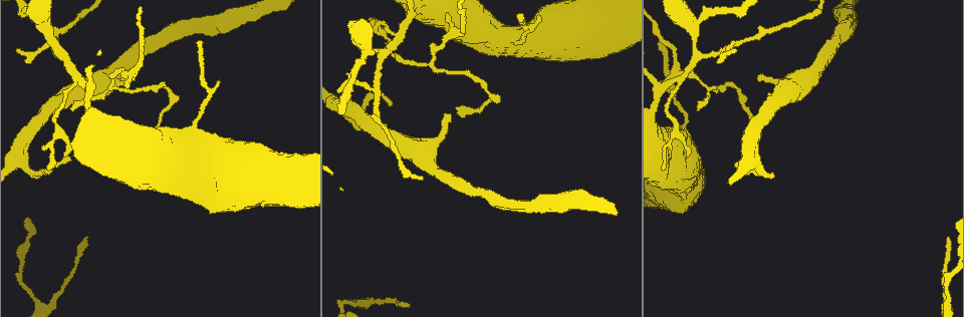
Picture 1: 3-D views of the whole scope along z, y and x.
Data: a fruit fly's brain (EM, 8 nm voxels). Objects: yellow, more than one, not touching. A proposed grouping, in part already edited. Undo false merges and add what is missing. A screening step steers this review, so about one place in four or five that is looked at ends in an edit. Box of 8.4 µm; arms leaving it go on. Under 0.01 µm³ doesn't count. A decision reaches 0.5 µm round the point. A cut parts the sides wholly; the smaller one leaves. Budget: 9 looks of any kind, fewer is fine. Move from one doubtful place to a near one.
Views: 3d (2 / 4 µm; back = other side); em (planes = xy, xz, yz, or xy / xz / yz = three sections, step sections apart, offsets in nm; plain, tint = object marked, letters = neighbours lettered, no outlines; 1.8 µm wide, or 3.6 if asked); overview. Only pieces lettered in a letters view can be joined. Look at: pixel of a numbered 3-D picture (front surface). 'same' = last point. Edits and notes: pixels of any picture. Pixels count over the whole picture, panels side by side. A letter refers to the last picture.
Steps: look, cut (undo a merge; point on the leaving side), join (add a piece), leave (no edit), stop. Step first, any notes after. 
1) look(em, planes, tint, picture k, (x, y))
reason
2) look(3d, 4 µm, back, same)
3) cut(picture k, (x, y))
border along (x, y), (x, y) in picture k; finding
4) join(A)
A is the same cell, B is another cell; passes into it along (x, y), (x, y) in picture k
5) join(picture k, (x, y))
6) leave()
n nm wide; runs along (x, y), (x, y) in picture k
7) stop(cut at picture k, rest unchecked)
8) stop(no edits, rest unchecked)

look(3d, 4 µm, picture 1, (772, 173))
an open end

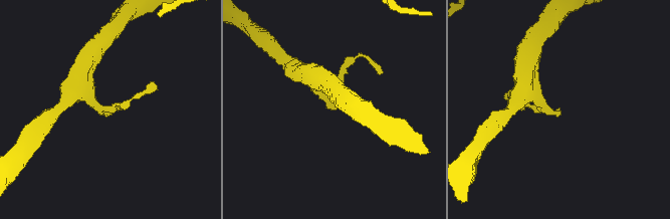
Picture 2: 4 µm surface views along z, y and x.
look(em, 3.6 µm, xz, step 16, letters, picture 2, (558, 108))
now the EM

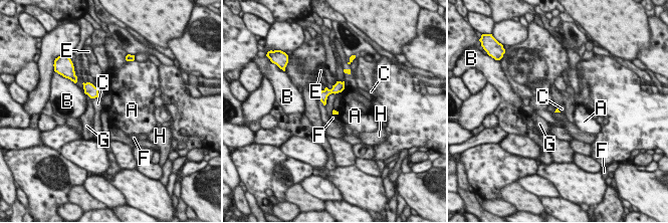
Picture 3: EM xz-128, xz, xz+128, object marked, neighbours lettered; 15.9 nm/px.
leave()
A, B, C, E, F, G and H are other cells; none of them fits

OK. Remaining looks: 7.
look(3d, 4 µm, picture 1, (688, 154))
thin end

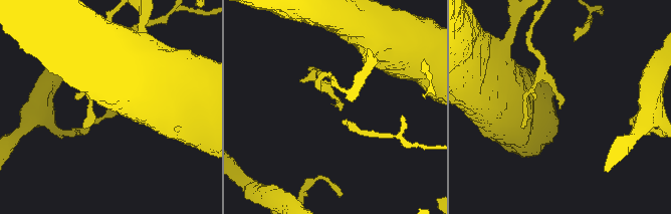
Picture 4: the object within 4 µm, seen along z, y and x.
look(em, xy, step 16, tint, picture 4, (558, 106))
need the tissue

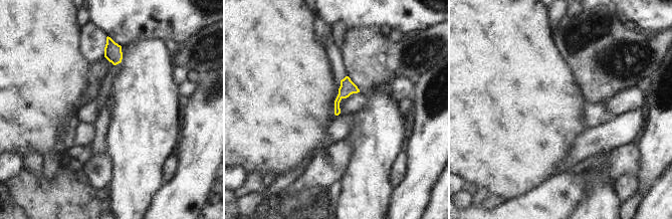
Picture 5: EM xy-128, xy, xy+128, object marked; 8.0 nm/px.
look(em, planes, letters, same)
another direction

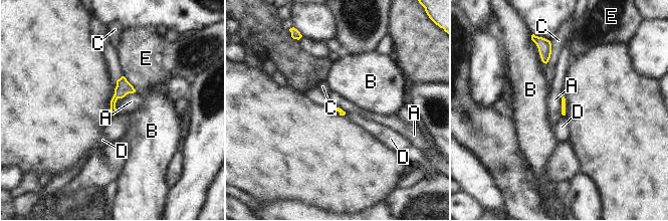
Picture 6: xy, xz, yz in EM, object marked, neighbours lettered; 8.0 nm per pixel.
leave()
A, B, C, D and E are other cells; none of them fits

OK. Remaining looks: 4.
look(3d, 4 µm, picture 1, (758, 74))
thin end

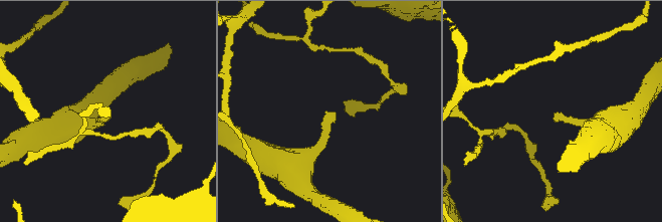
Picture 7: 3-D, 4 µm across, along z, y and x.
look(em, planes, plain, picture 7, (555, 115))

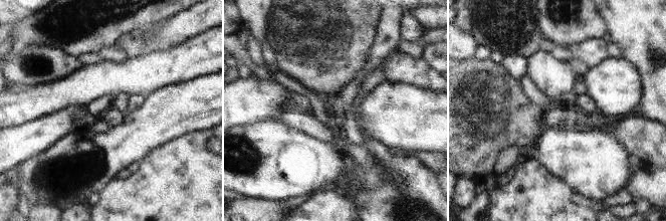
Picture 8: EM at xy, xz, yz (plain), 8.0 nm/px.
look(em, planes, letters, same)

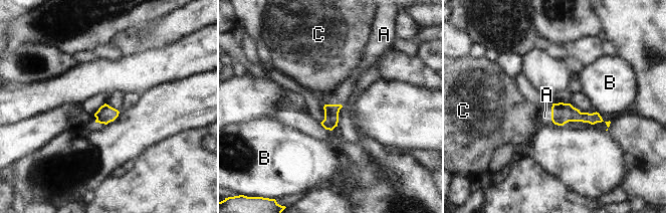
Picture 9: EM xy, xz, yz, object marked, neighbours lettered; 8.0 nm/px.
join(A)
120 nm wide; A is the same cell, B and C are other cells; passes into it along (562, 114), (551, 114), (544, 117) in picture 9; the neuron continues

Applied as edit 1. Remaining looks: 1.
stop(join at picture 9, rest unchecked)

